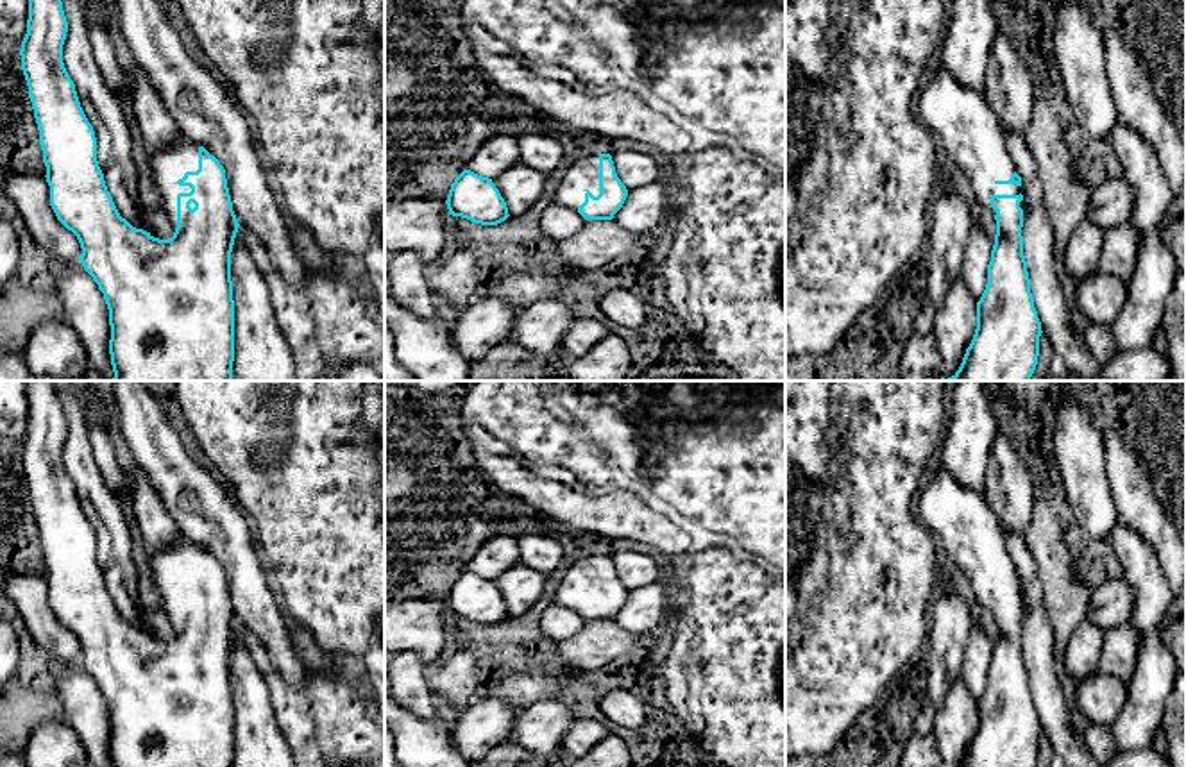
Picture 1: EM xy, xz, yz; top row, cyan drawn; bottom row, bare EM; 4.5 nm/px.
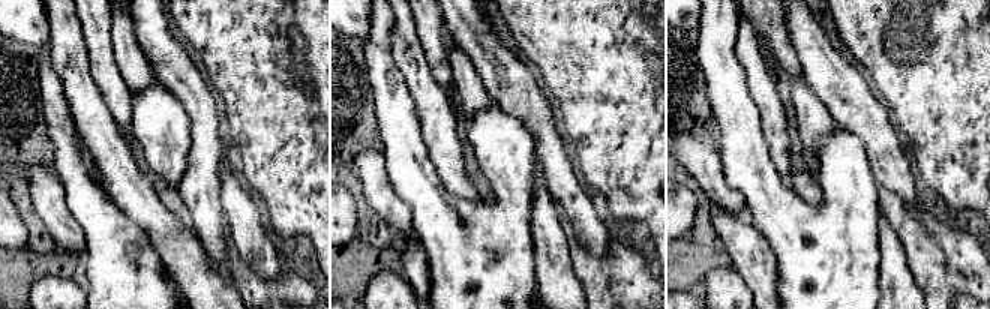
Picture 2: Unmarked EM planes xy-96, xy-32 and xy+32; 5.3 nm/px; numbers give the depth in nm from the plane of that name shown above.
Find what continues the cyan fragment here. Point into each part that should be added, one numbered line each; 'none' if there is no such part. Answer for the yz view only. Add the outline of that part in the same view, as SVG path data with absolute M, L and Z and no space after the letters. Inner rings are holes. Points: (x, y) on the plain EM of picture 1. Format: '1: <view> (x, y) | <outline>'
1: yz (959, 519) | M941 465L939 470L923 483L916 495L914 508L923 526L941 544L953 569L971 583L975 610L989 610L995 617L996 611L989 601L993 595L1020 595L1023 592L1021 586L1007 583L1016 572L1016 567L1009 554L1004 529L987 506L984 493L966 488Z

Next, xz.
1: xz (582, 576) | M599 552L583 554L569 565L558 583L555 603L578 611L587 592L599 595Z

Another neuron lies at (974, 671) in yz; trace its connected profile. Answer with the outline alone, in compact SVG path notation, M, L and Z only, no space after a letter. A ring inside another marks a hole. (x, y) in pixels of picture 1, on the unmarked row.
M973 622L962 654L961 678L975 703L980 701L987 685L987 665L991 662L993 645L995 635Z

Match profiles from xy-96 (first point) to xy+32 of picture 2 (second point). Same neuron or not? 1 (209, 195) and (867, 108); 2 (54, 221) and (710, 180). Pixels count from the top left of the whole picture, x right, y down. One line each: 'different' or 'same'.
1: different
2: same

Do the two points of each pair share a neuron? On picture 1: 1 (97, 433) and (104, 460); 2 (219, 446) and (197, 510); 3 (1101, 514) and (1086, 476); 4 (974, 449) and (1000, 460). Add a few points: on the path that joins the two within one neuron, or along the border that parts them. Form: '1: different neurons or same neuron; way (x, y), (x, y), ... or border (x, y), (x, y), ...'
1: same neuron; way (101, 440), (102, 453)
2: different neurons; border (220, 481), (224, 485)
3: same neuron; way (1092, 505), (1086, 485)
4: different neurons; border (997, 429), (988, 460), (986, 488), (982, 492)

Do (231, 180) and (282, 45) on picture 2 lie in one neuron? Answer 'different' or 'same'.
different

